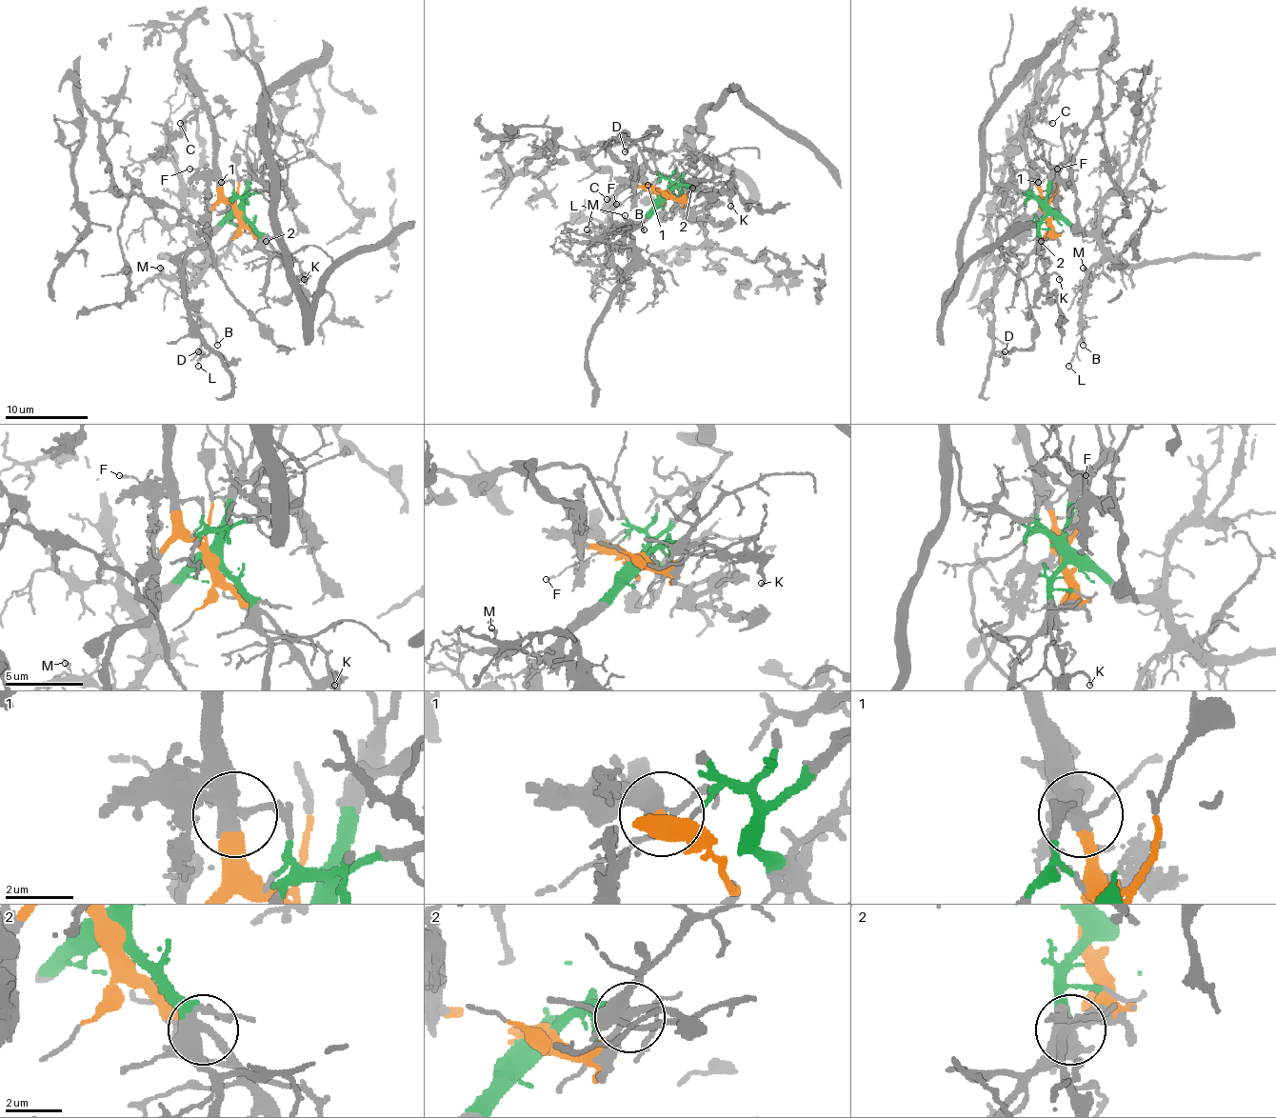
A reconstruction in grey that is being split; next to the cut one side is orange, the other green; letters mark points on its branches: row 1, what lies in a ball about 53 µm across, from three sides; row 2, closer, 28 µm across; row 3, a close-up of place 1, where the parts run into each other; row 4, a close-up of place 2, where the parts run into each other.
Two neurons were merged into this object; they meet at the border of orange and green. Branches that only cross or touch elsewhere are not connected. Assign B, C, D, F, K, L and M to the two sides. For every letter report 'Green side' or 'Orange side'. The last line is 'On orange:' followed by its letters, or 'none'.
B: Green side
C: Orange side
D: Orange side
F: Green side
K: Orange side
L: Green side
M: Green side
On orange: C, D, K

